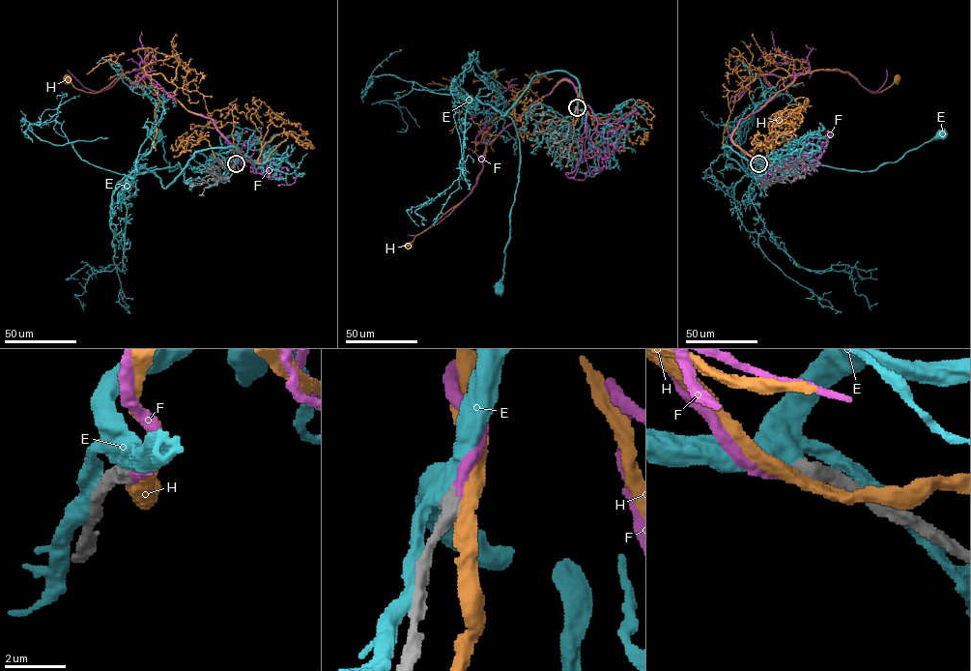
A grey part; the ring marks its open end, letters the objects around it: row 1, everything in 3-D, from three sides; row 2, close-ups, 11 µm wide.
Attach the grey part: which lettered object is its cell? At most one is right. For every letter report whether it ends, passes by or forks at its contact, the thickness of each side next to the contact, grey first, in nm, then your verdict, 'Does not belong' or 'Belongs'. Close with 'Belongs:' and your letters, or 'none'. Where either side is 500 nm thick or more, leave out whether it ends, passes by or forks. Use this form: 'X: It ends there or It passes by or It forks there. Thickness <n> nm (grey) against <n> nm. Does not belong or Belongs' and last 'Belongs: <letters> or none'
E: Thickness 600 nm (grey) against 500 nm. Does not belong
F: Thickness 550 nm (grey) against 360 nm. Belongs
H: Thickness 650 nm (grey) against 400 nm. Does not belong
Belongs: F

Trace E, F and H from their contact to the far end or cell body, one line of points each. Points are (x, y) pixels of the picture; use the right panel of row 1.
E: (759, 163), (723, 148), (766, 188), (759, 171), (766, 167), (819, 164), (873, 171), (939, 135)
F: (758, 163), (732, 143), (730, 133), (799, 73), (847, 72), (872, 92), (883, 85), (886, 70)
H: (759, 163), (734, 143), (732, 132), (739, 121), (796, 76), (839, 70), (872, 93), (898, 79)

